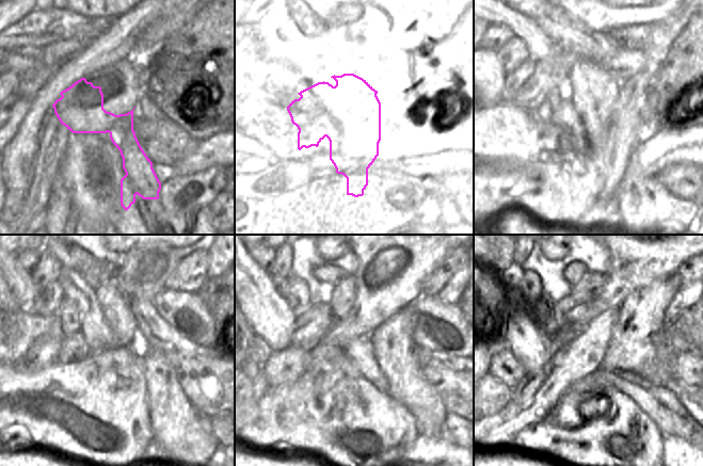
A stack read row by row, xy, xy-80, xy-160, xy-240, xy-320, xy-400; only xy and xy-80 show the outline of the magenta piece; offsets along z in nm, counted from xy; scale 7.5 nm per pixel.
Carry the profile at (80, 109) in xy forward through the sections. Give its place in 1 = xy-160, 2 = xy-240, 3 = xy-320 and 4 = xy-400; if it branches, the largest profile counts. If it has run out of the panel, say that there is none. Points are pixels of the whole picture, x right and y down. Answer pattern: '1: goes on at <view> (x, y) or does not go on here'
1: goes on at xy-160 (580, 105)
2: goes on at xy-240 (108, 323)
3: goes on at xy-320 (342, 299)
4: goes on at xy-400 (592, 283)

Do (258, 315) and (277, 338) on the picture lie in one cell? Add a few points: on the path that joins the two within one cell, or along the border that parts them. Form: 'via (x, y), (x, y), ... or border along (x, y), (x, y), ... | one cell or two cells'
via (264, 320), (276, 333) | one cell

